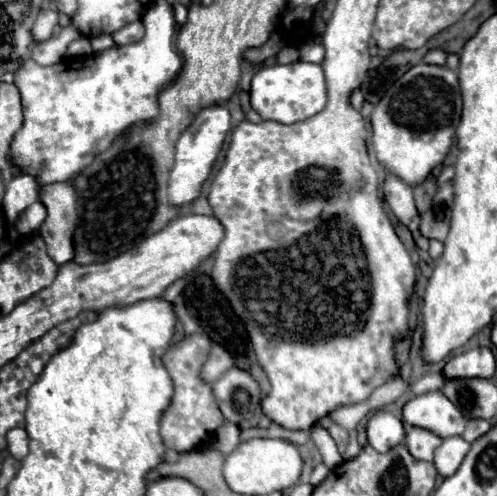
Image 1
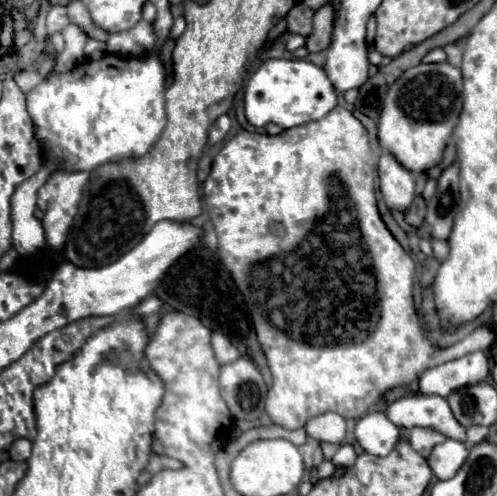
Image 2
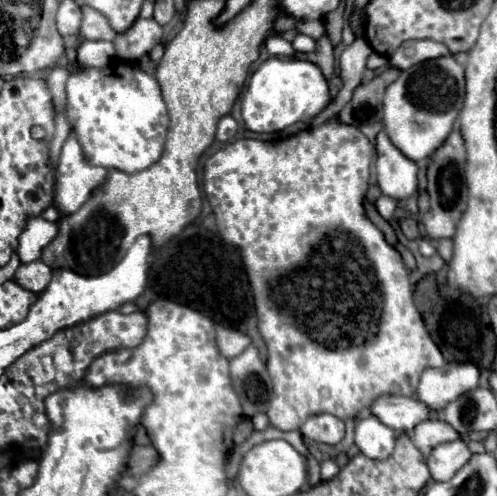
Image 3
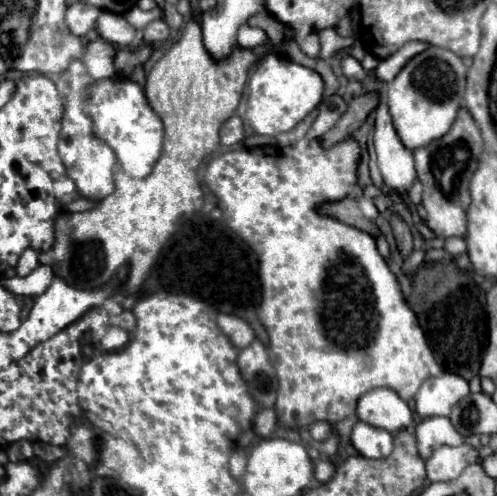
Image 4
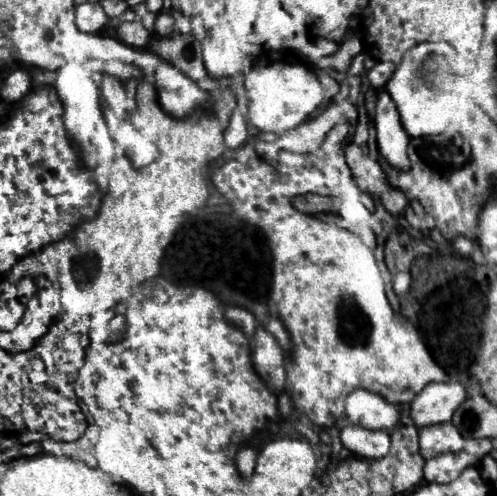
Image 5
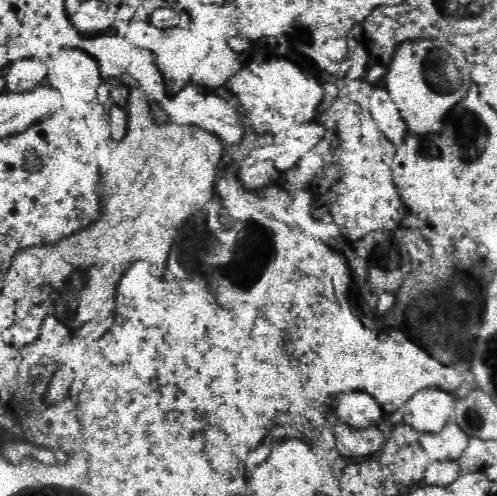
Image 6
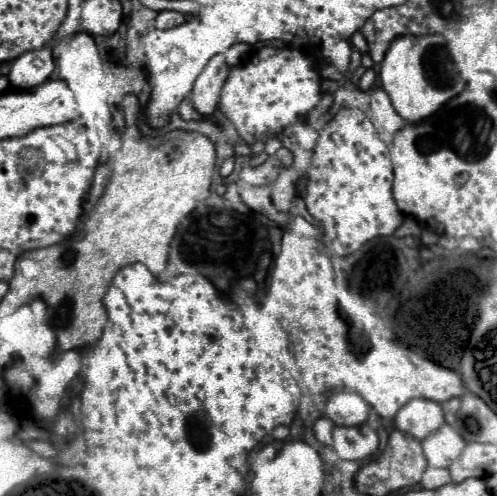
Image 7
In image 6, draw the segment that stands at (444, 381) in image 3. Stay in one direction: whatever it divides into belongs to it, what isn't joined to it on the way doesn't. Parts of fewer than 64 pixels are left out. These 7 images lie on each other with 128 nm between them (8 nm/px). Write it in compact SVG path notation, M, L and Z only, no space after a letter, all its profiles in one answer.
M436 388L420 390L404 406L404 422L418 432L440 432L454 412L456 400Z

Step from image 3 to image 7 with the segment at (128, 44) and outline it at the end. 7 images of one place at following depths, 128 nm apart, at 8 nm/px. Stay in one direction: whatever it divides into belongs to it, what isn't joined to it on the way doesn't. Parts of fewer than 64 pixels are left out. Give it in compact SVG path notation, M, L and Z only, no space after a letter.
M162 10L162 12L158 12L154 26L158 30L168 30L168 28L176 28L176 26L180 26L184 22L186 22L184 14L180 14L176 10Z

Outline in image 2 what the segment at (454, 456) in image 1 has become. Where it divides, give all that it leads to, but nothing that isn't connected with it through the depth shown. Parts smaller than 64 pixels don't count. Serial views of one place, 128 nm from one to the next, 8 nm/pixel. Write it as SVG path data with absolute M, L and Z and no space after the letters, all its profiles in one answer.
M448 438L444 444L438 444L432 450L432 454L428 456L428 464L438 480L448 480L458 472L458 468L464 464L466 458L468 448L458 440Z

